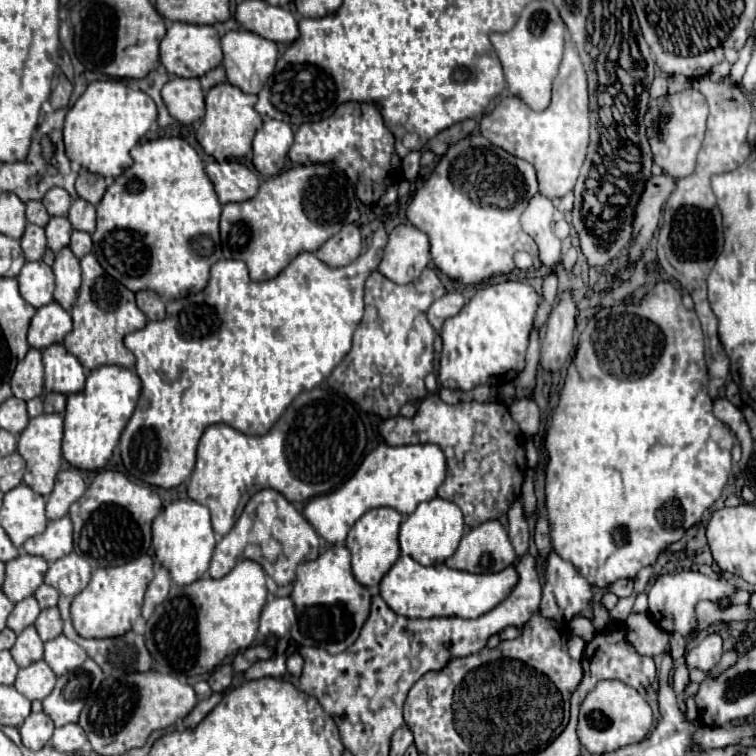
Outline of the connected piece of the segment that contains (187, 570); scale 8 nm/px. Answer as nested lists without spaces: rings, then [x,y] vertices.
[[[179,499],[167,505],[153,519],[153,549],[157,561],[167,567],[175,585],[189,585],[201,579],[207,569],[215,547],[215,533],[209,521],[209,509],[191,499]]]

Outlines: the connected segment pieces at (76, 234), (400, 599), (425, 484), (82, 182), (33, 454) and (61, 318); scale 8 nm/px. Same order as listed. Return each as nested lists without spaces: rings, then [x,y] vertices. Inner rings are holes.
[[[73,231],[69,247],[71,247],[71,251],[75,253],[75,257],[81,259],[83,255],[91,253],[91,235],[85,233],[85,231]]]
[[[401,555],[389,569],[389,573],[381,579],[379,595],[397,615],[409,619],[431,619],[431,617],[473,619],[491,611],[499,601],[503,601],[515,587],[515,583],[517,583],[517,571],[513,565],[501,573],[475,575],[451,569],[445,563],[425,567],[415,559],[411,559],[409,555]]]
[[[379,445],[373,449],[355,471],[355,475],[327,495],[317,495],[307,501],[303,515],[313,529],[329,543],[343,543],[351,525],[369,509],[393,507],[401,515],[409,515],[423,501],[435,497],[437,487],[445,479],[445,457],[437,445]]]
[[[83,171],[75,181],[75,189],[77,189],[81,199],[97,205],[103,197],[107,185],[105,185],[105,179],[101,175],[93,175],[89,171]]]
[[[43,413],[35,419],[29,419],[29,425],[17,439],[17,451],[27,463],[23,481],[43,497],[47,497],[53,491],[55,475],[61,467],[61,439],[63,439],[63,415],[59,413]]]
[[[53,301],[37,309],[29,325],[27,341],[35,349],[45,349],[53,343],[61,343],[69,331],[71,331],[71,315],[59,303]]]

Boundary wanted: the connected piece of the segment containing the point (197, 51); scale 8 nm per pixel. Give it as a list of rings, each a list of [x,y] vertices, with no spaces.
[[[173,23],[165,37],[161,39],[159,63],[167,69],[167,73],[177,77],[201,77],[207,71],[215,69],[223,61],[219,35],[213,25],[191,25],[191,23]]]

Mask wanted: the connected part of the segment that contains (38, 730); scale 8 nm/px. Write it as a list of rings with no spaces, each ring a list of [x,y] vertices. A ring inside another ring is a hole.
[[[43,711],[41,713],[31,713],[25,723],[19,727],[21,731],[21,739],[23,739],[23,745],[27,749],[33,749],[33,751],[39,751],[53,735],[53,721],[51,717],[47,717]]]

